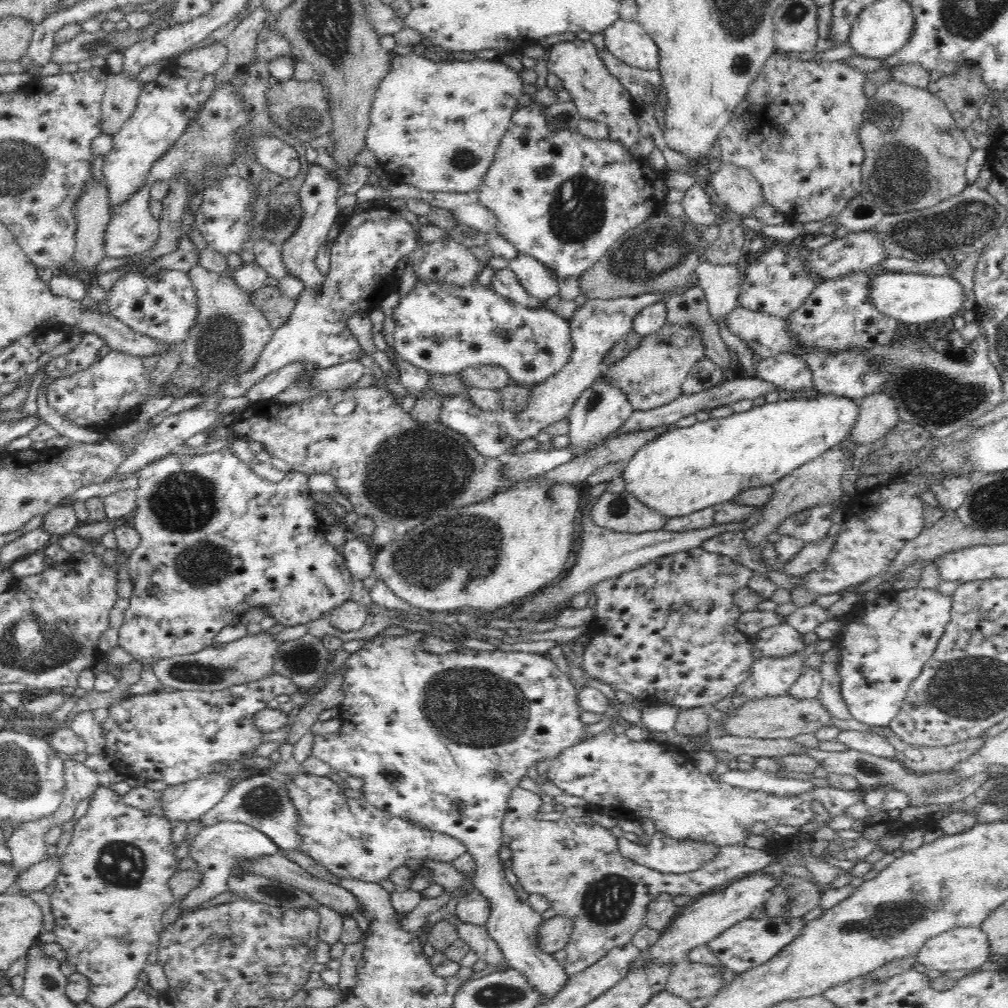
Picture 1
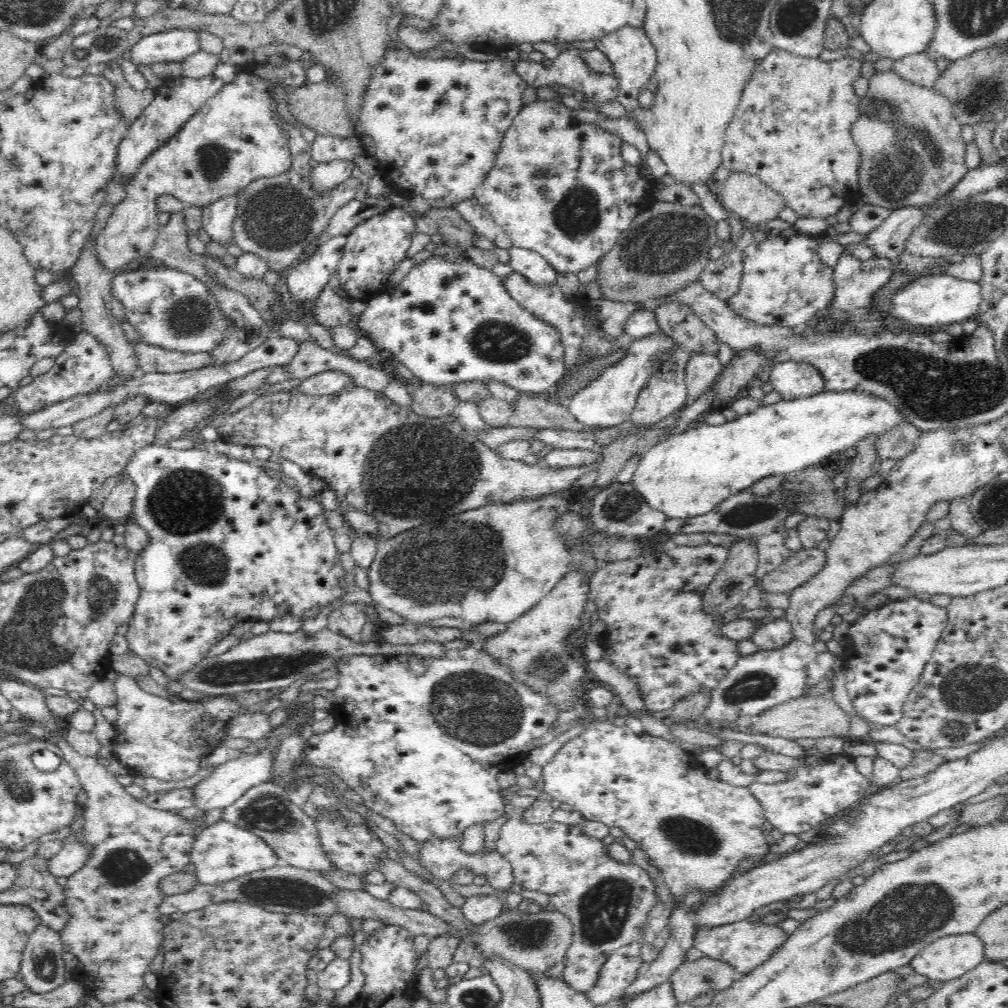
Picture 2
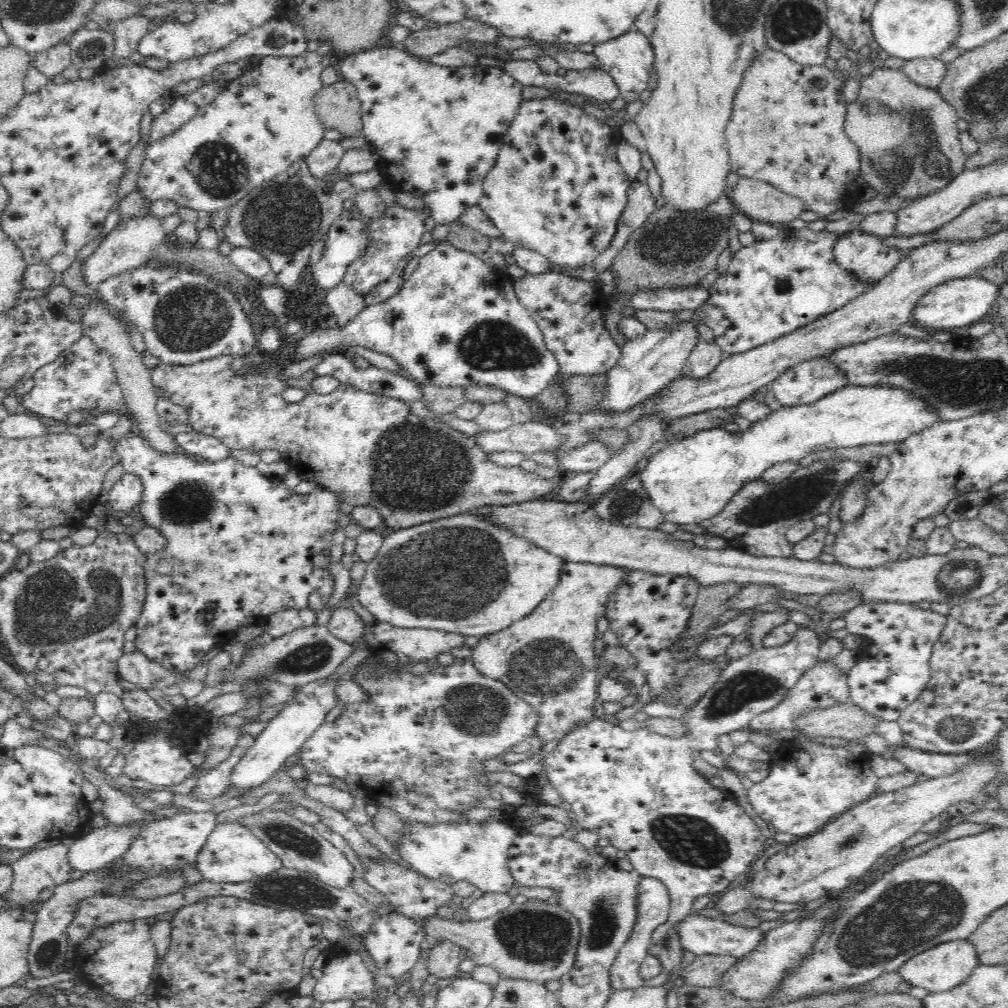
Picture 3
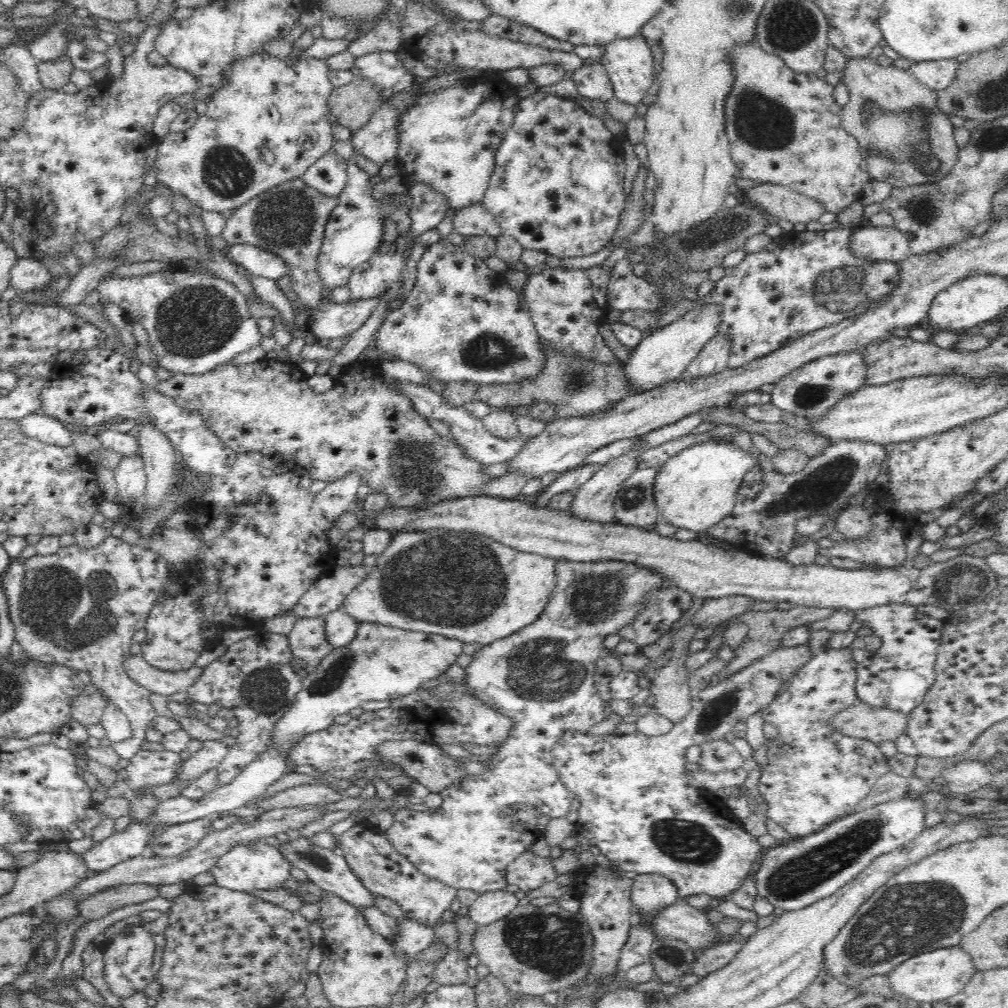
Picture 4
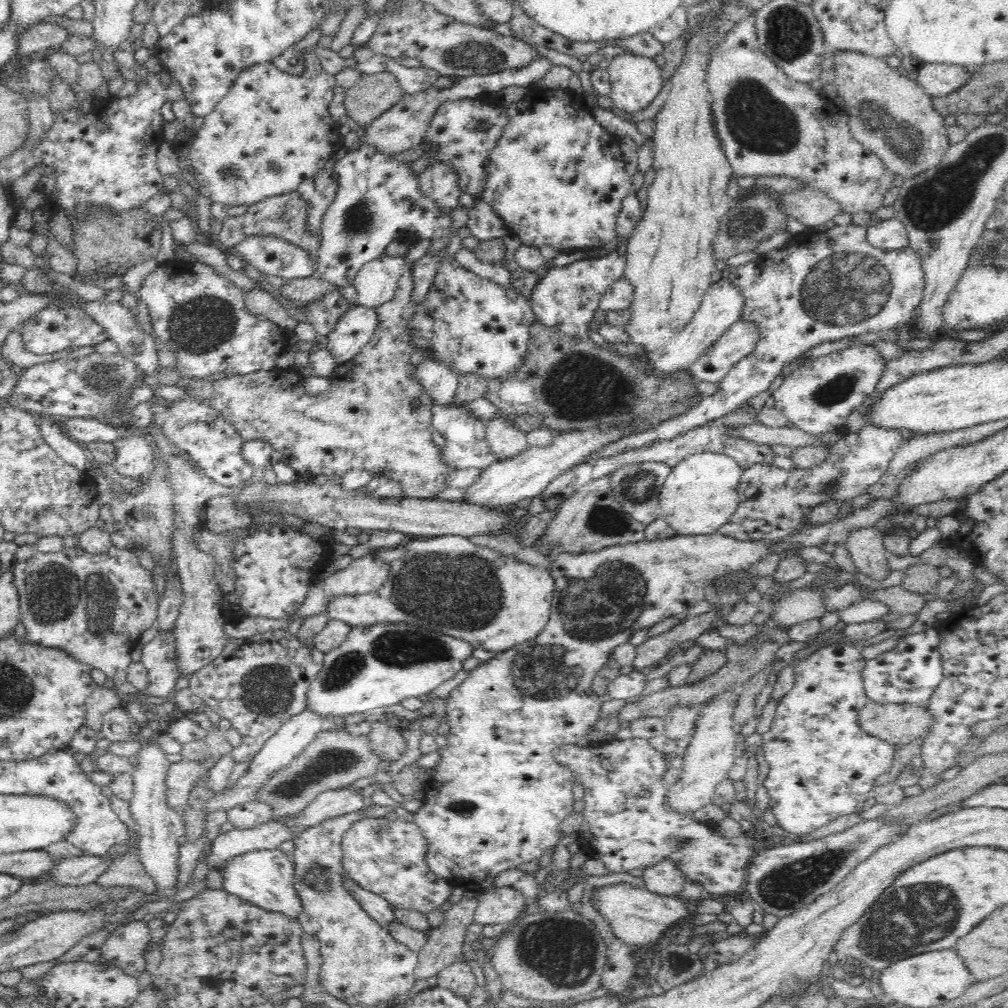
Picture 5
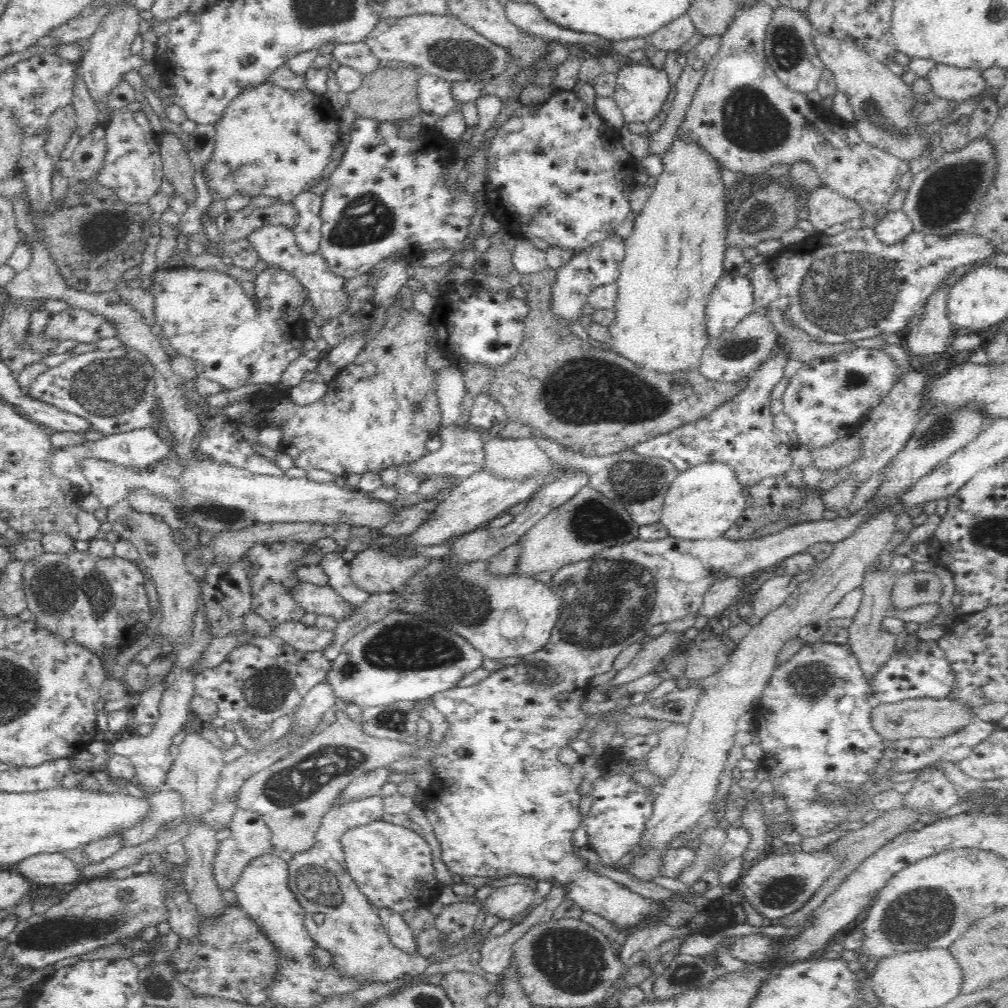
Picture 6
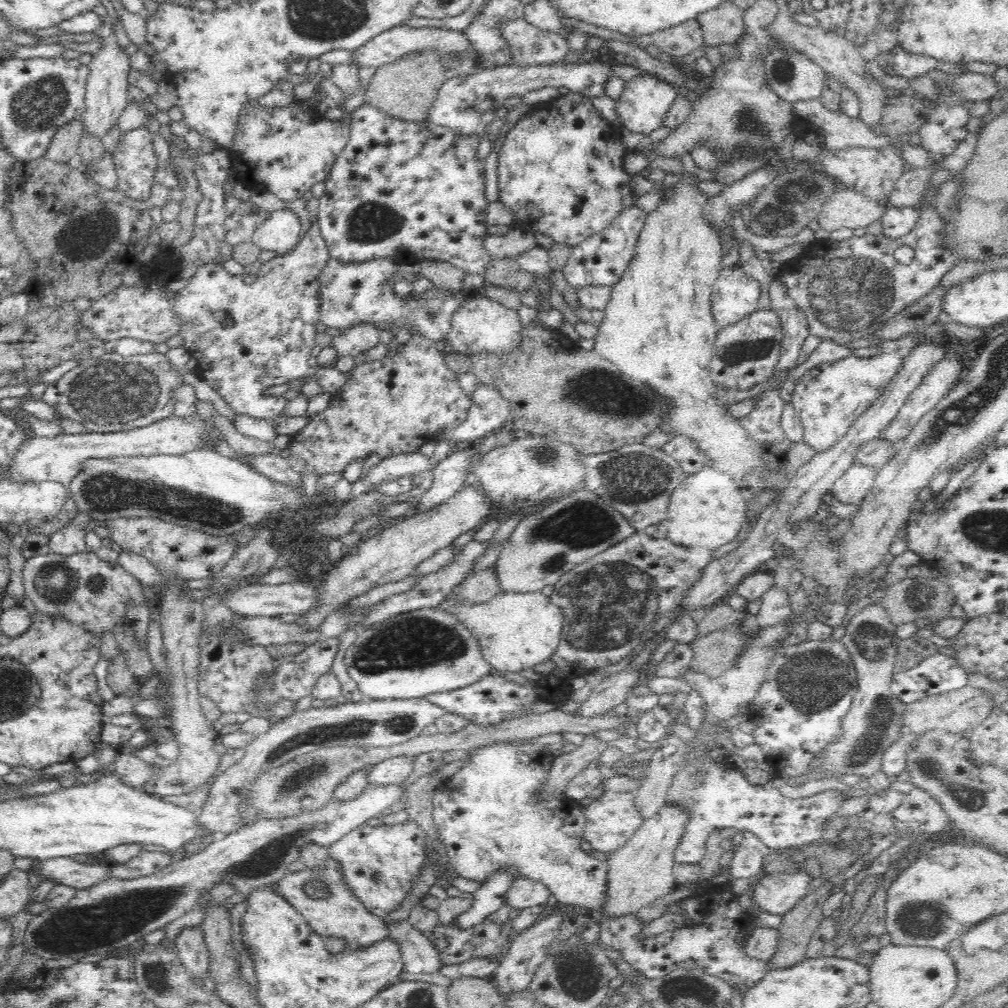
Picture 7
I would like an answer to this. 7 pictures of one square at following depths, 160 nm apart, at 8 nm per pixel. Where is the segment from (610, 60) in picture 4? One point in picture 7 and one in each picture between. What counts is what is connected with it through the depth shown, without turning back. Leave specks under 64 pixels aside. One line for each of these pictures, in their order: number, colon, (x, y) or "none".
5: (636, 81)
6: (642, 90)
7: (643, 108)

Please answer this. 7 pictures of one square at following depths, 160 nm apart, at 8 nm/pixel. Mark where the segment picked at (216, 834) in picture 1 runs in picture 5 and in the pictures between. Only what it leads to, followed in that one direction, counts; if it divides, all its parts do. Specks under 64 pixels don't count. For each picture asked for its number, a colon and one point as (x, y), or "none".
2: (223, 851)
3: (232, 854)
4: (249, 866)
5: (265, 878)

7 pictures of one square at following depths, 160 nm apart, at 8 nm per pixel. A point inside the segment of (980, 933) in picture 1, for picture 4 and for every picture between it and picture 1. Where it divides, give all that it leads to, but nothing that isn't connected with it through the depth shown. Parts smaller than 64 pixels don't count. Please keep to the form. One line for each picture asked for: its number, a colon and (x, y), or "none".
2: (949, 957)
3: (940, 969)
4: (936, 975)

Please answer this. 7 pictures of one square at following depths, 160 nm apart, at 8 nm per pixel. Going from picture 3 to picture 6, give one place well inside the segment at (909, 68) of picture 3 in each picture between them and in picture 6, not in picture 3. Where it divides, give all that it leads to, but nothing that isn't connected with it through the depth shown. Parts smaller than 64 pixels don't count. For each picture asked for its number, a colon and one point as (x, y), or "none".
4: (938, 74)
5: (937, 80)
6: (950, 83)

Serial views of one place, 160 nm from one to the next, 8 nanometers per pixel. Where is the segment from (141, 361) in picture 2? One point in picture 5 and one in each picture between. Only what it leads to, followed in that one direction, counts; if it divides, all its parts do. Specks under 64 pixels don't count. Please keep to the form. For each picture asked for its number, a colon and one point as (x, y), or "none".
3: (371, 449)
4: (363, 425)
5: (364, 421)

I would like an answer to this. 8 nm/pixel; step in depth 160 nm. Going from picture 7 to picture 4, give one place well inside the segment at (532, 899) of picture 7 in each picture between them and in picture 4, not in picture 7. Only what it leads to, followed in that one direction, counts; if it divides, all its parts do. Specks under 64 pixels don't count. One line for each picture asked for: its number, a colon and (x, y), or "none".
4: (490, 907)
5: (502, 905)
6: (512, 901)

